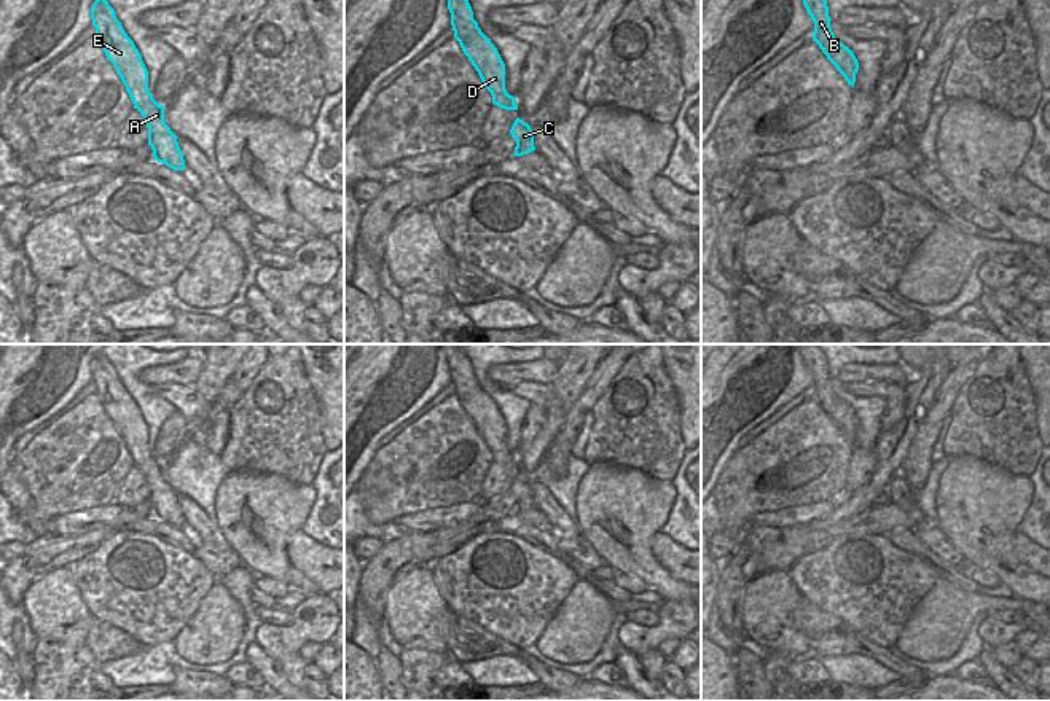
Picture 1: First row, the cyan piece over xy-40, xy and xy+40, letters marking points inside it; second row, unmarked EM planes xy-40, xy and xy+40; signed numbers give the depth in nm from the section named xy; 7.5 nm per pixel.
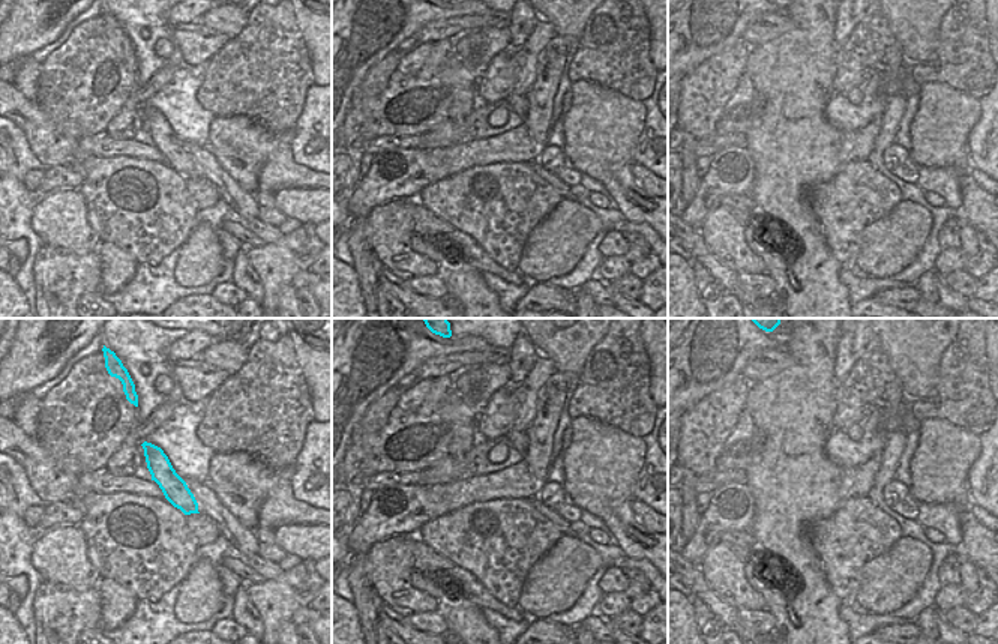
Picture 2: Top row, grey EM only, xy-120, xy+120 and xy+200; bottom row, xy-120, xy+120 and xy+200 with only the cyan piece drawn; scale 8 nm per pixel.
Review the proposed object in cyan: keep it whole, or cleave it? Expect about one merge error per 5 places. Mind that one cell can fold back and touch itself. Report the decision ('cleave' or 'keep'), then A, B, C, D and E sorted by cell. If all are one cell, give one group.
keep; A B C D E

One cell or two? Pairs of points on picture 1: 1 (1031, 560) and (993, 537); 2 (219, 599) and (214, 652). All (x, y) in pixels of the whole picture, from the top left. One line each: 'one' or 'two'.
1: two
2: one

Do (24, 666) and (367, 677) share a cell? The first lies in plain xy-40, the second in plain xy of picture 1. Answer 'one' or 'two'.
two

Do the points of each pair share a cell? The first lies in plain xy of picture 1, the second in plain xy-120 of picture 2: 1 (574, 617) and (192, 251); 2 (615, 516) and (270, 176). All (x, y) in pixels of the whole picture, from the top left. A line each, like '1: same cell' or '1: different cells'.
1: same cell
2: different cells

